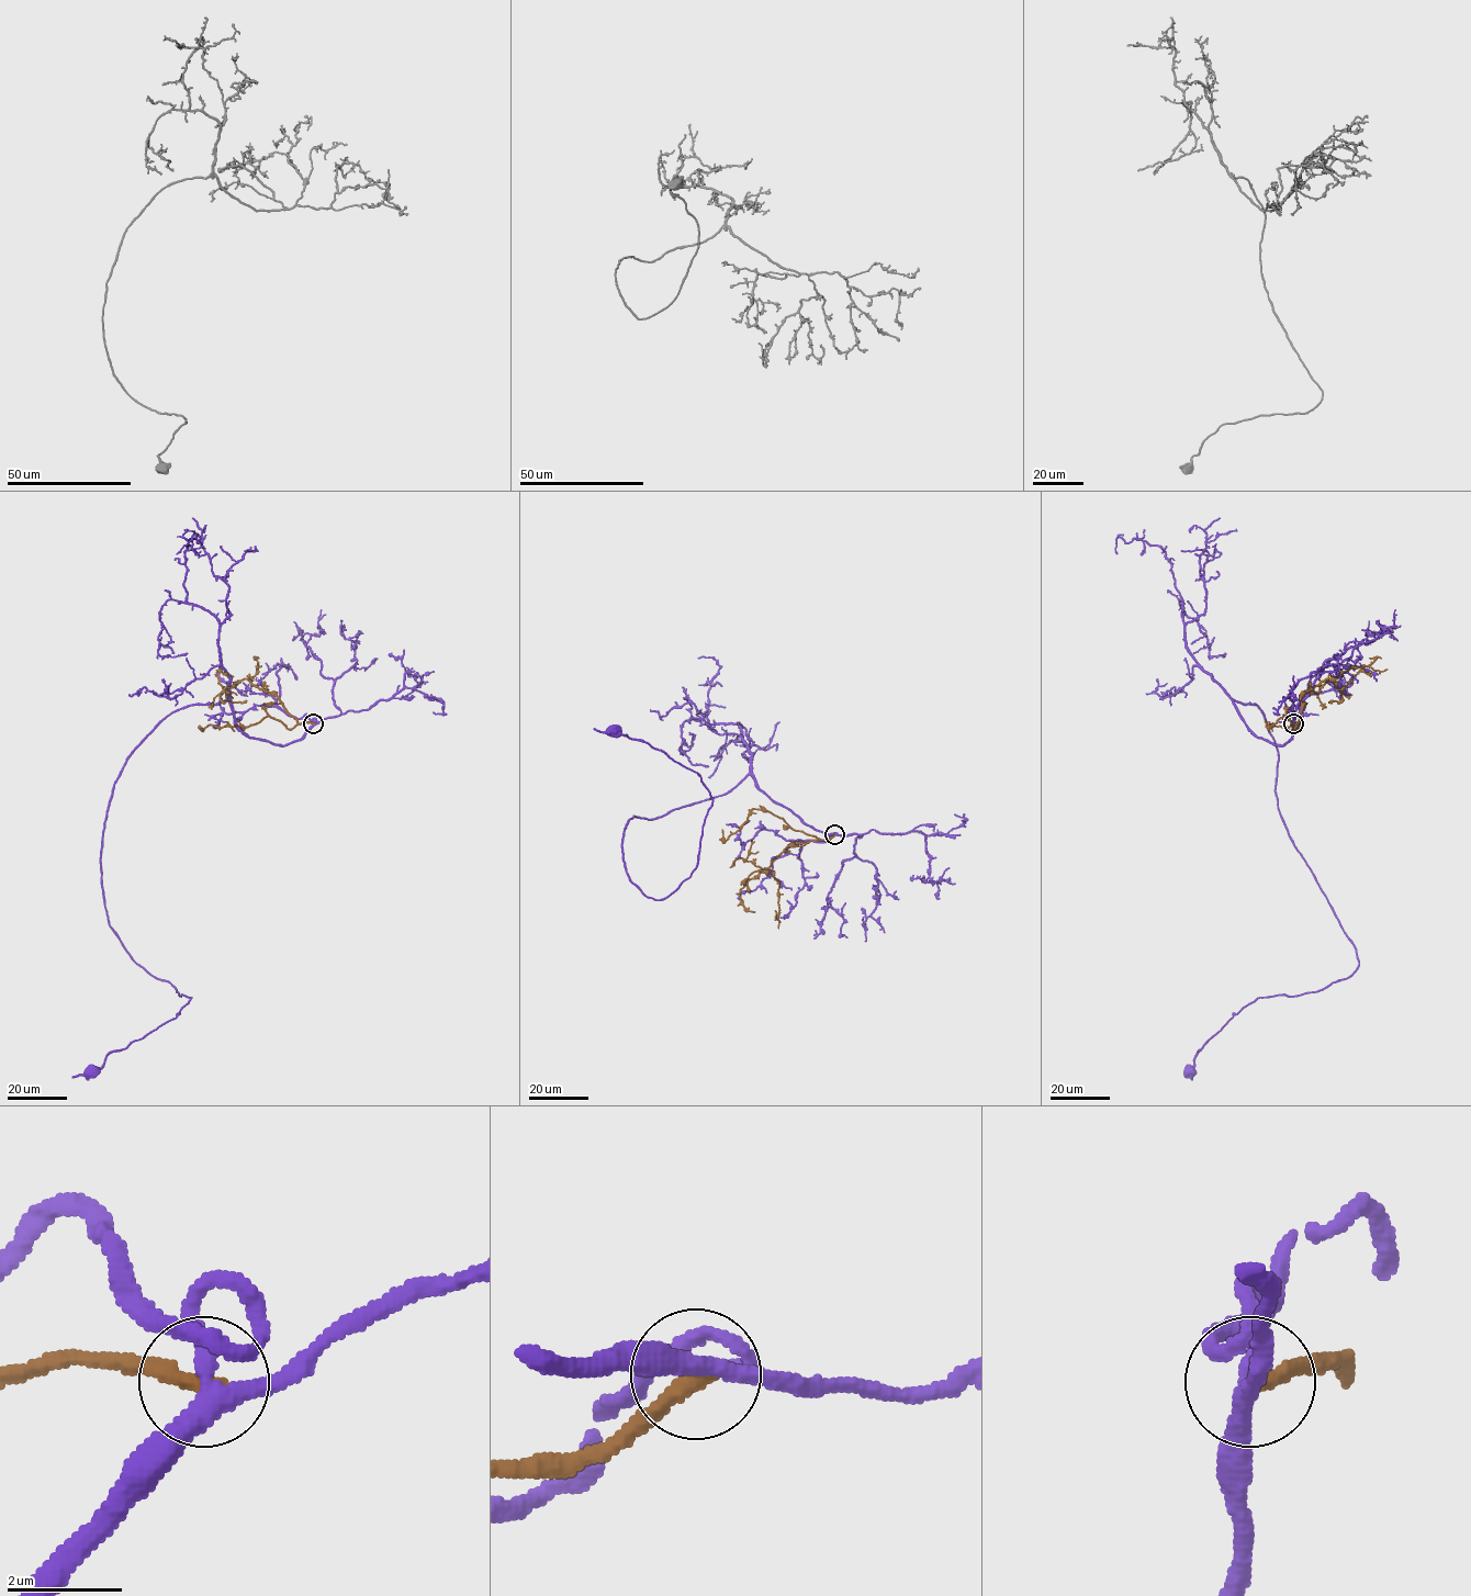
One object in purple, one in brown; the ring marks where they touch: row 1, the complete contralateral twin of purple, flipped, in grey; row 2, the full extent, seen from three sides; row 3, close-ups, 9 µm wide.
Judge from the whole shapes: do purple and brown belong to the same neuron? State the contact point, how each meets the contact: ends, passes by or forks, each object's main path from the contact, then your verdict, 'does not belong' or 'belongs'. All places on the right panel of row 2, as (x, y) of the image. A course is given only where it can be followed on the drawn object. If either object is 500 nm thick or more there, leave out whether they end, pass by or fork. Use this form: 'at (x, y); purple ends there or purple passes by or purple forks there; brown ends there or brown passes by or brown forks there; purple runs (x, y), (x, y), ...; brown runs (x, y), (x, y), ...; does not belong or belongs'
at (1293, 723); purple forks there; brown ends there; purple runs (1293, 723), (1276, 745), (1233, 700), (1261, 710), (1283, 822), (1358, 967), (1316, 991), (1257, 998), (1187, 1070); brown runs (1293, 723), (1299, 723), (1300, 698), (1325, 680), (1342, 689), (1358, 673), (1363, 671), (1370, 676); does not belong

